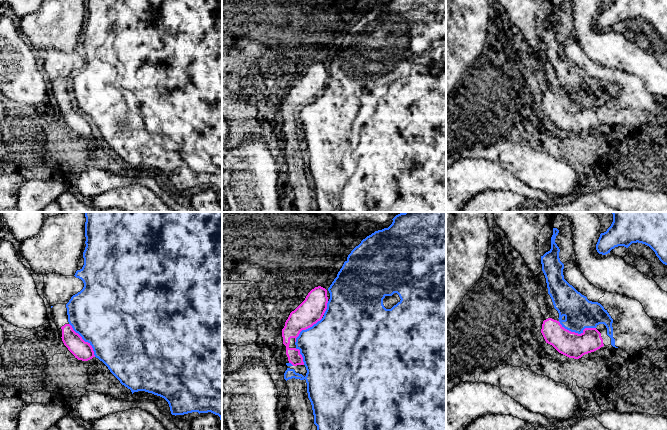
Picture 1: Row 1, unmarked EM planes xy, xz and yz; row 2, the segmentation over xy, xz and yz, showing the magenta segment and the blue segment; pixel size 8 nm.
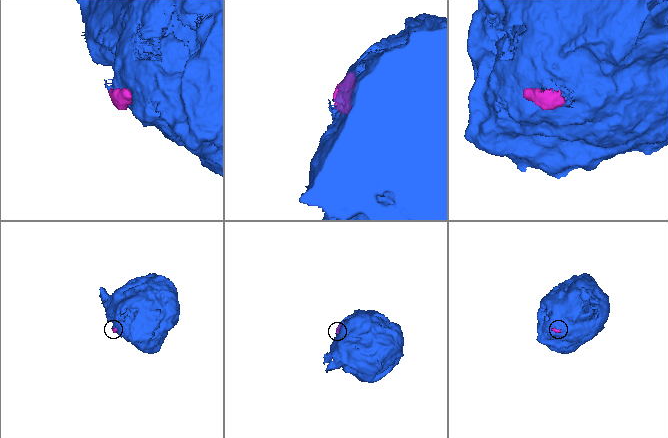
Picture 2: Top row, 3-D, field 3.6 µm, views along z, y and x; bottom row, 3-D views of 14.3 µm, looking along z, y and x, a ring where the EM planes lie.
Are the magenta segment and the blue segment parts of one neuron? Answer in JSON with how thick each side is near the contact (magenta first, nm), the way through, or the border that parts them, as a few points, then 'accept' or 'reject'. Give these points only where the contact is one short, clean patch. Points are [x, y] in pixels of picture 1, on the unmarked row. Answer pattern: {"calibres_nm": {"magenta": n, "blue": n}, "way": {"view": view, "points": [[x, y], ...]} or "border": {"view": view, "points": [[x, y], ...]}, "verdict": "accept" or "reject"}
{"calibres_nm": {"magenta": 200, "blue": 260}, "verdict": "reject"}

